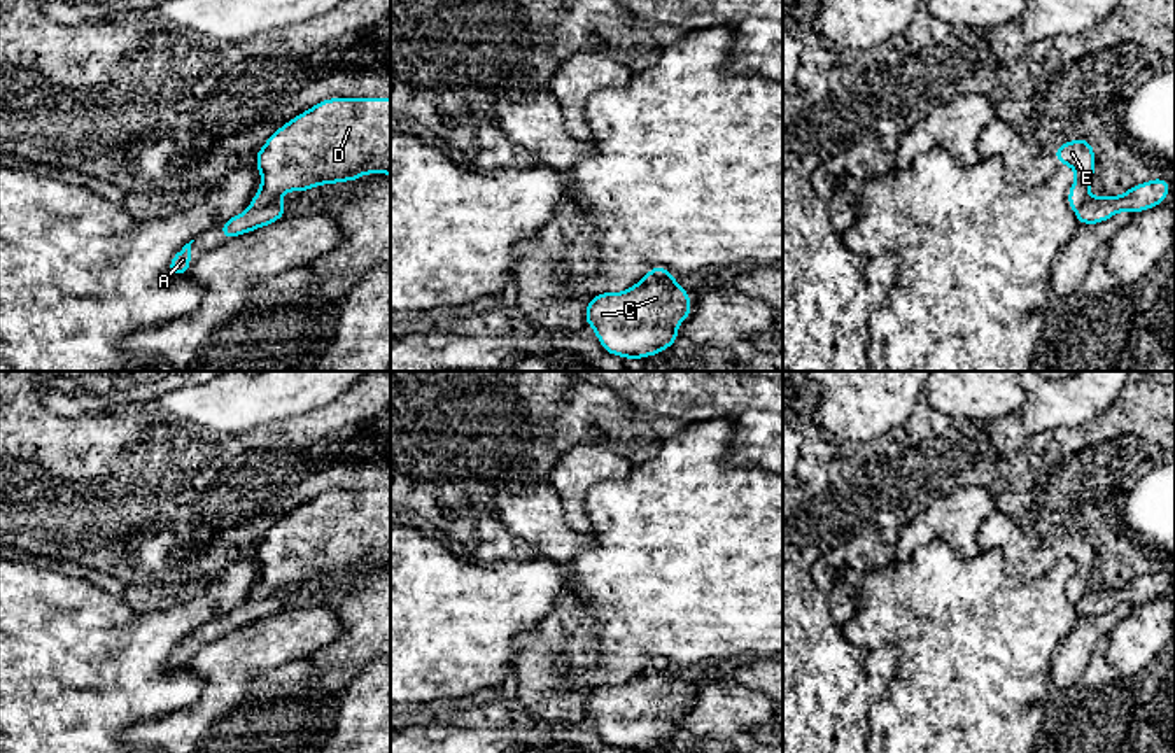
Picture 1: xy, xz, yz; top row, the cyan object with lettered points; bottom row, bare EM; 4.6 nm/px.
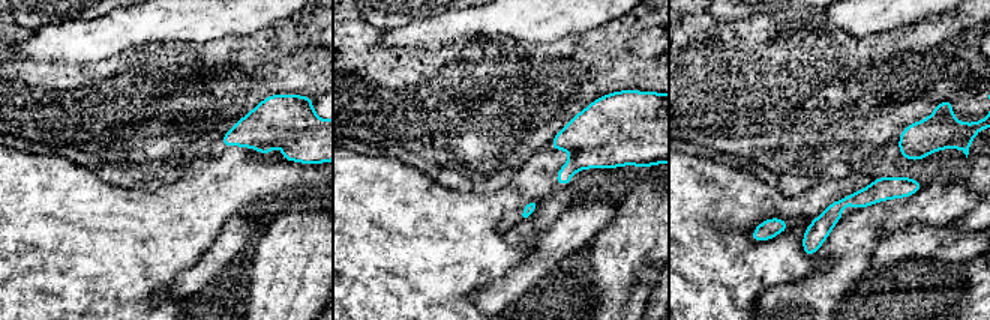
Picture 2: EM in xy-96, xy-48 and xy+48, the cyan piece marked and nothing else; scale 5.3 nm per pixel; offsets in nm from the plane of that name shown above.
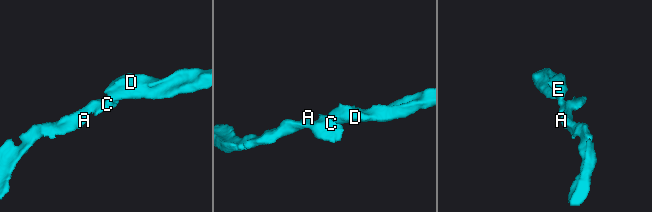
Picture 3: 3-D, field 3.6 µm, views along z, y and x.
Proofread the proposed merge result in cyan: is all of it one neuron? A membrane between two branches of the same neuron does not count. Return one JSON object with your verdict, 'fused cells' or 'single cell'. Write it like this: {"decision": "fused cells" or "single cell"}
{"decision": "fused cells"}

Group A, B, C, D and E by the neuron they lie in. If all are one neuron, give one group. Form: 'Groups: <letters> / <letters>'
Groups: A B C / D E

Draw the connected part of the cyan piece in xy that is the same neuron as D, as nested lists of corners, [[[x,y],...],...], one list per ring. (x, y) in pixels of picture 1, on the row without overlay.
[[[329,490],[278,520],[256,546],[261,583],[252,597],[280,594],[285,583],[305,585],[322,576],[355,574],[364,566],[390,567],[390,492]]]

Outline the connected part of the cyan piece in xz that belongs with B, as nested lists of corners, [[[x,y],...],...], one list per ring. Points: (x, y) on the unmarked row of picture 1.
[[[672,667],[643,671],[623,685],[595,686],[585,711],[608,746],[641,751],[679,730],[676,716],[690,709],[690,688]]]

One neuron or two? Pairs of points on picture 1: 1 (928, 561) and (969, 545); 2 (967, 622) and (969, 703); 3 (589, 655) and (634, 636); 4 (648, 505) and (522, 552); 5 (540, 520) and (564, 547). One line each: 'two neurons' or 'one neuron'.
1: two neurons
2: one neuron
3: two neurons
4: two neurons
5: one neuron

